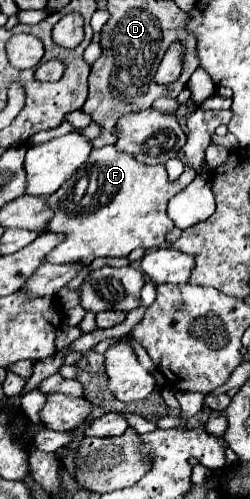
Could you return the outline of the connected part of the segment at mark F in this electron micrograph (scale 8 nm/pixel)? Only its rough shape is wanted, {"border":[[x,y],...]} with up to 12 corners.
{"border":[[114,146],[92,150],[46,196],[46,262],[82,264],[162,246],[168,182]]}

